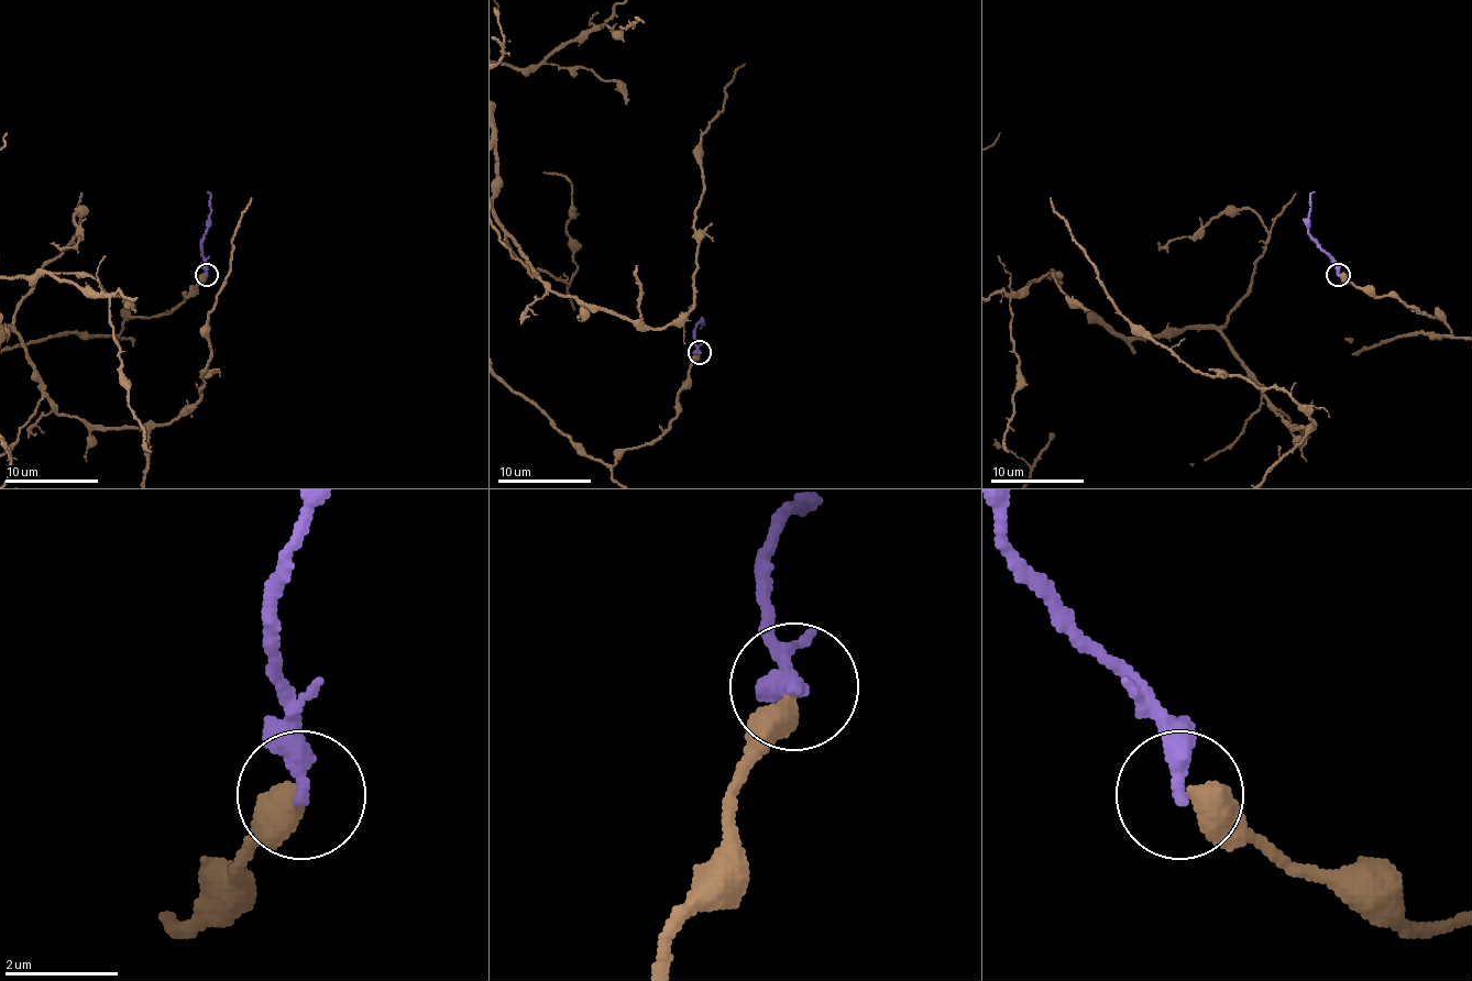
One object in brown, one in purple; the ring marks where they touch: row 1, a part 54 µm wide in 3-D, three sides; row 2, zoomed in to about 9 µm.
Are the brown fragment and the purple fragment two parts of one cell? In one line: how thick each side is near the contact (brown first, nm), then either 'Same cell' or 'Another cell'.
Thickness 480 nm (brown) against 360 nm. Another cell

